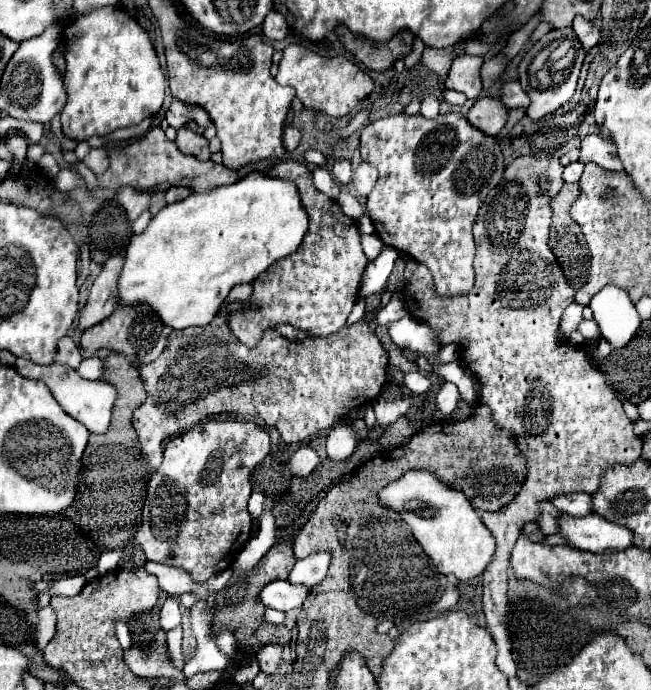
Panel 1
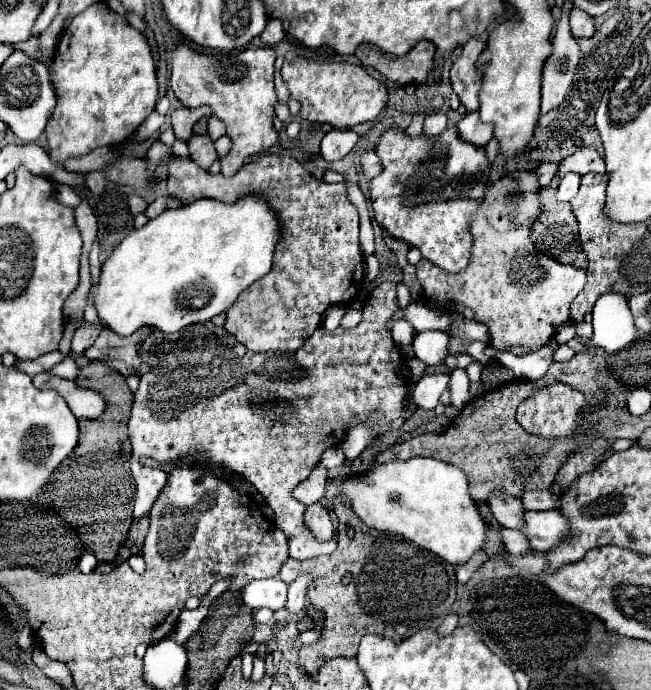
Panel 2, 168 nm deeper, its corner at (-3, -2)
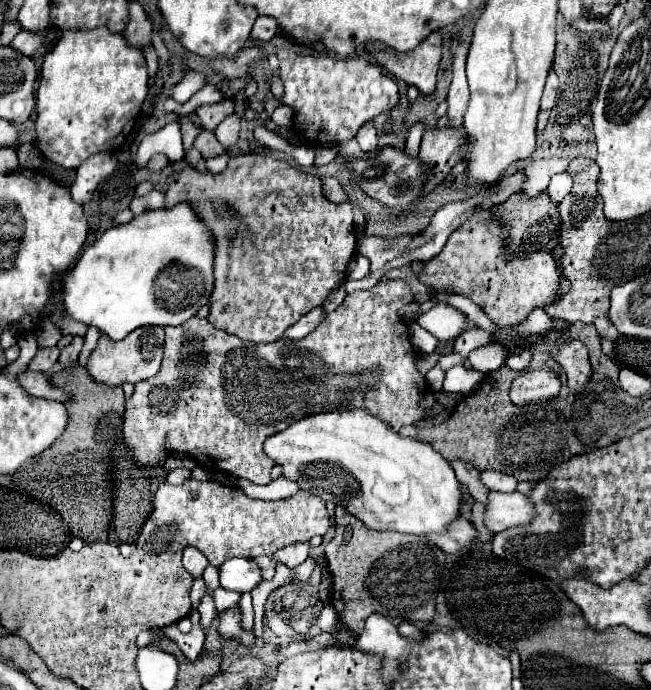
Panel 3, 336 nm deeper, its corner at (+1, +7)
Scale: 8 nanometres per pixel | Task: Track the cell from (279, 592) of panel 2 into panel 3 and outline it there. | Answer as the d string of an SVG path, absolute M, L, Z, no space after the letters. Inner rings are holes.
M231 558L221 564L219 572L219 584L225 590L235 592L251 592L261 582L261 570L255 564L255 560L245 558Z

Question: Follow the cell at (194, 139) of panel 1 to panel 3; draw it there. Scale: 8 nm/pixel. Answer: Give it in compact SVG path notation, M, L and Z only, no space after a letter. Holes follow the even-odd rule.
M203 130L203 132L197 136L197 140L195 140L195 148L203 154L203 158L221 156L223 152L227 152L227 150L221 146L221 142L217 140L215 132L211 132L211 130Z

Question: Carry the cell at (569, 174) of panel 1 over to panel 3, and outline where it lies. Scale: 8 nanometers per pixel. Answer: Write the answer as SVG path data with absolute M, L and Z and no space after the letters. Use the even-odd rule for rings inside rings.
M561 172L561 174L555 174L549 182L549 188L547 188L547 194L553 202L561 202L567 194L571 192L571 176L567 172Z

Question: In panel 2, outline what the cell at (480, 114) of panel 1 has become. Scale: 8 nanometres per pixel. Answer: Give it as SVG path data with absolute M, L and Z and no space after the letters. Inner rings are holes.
M467 113L459 123L457 123L457 131L461 135L461 139L473 143L473 145L487 145L489 139L493 137L493 125L491 123L483 123L479 113Z

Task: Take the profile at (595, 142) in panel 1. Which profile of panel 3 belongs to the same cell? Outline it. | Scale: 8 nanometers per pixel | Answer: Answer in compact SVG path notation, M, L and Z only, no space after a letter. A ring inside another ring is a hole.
M549 158L549 160L535 160L525 168L525 182L521 190L529 196L535 198L541 192L547 190L547 184L551 176L565 172L569 166L569 158Z

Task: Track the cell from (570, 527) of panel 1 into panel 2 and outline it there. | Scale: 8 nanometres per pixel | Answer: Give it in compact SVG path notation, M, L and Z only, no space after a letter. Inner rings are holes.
M525 511L525 523L527 523L527 529L523 535L531 541L531 547L535 551L549 551L549 549L565 543L567 539L571 539L569 521L559 511Z

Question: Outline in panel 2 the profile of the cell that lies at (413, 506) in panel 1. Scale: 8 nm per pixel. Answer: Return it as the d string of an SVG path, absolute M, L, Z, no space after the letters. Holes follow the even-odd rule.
M431 457L385 463L369 469L365 479L345 477L339 493L369 527L403 535L453 567L465 565L485 545L487 527L475 501L469 497L467 477L449 463Z

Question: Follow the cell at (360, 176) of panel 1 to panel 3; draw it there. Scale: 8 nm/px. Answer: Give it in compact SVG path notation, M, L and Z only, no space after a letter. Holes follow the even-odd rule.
M365 122L361 128L359 128L359 132L357 132L357 142L359 142L359 146L365 150L365 152L371 152L371 150L375 150L375 146L377 146L377 130L375 130L375 126L373 126L373 122Z

